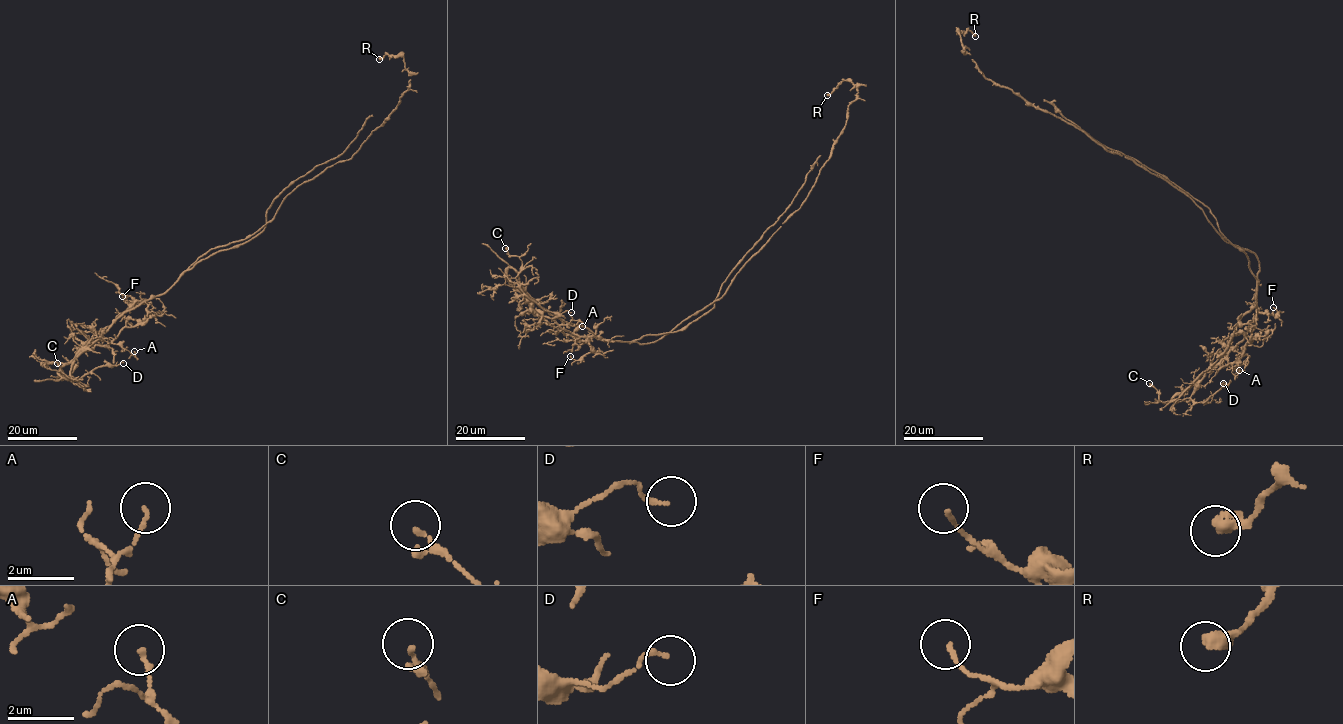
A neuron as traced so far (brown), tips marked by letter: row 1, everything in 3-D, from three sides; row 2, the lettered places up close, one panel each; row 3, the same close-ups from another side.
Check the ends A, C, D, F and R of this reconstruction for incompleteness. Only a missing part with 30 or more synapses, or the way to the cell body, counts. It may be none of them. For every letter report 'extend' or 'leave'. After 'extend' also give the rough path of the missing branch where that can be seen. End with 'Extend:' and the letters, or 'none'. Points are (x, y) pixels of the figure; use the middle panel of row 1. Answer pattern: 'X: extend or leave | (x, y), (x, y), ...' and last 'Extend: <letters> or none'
A: leave
C: leave
D: leave
F: leave
R: leave
Extend: none

